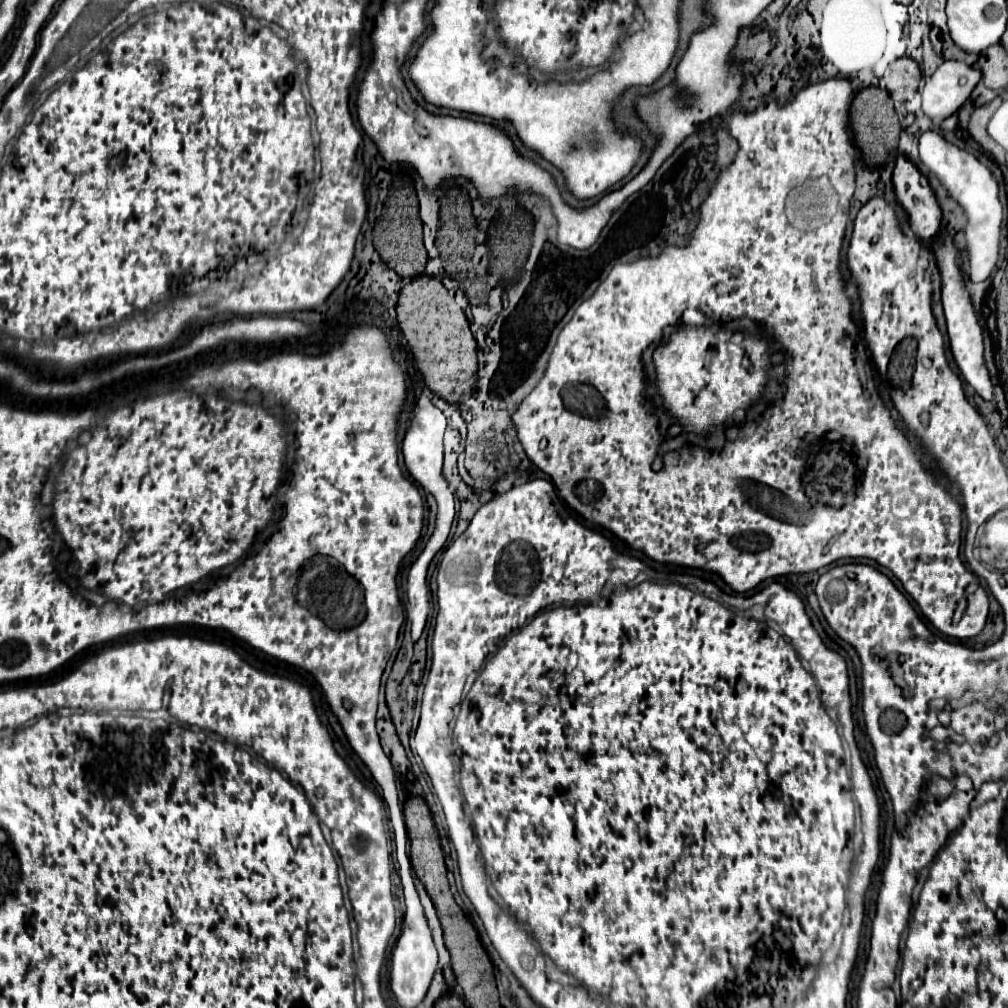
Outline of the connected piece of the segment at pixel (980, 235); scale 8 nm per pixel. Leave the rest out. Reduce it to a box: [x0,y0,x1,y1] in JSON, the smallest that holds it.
[920,132,1002,282]

